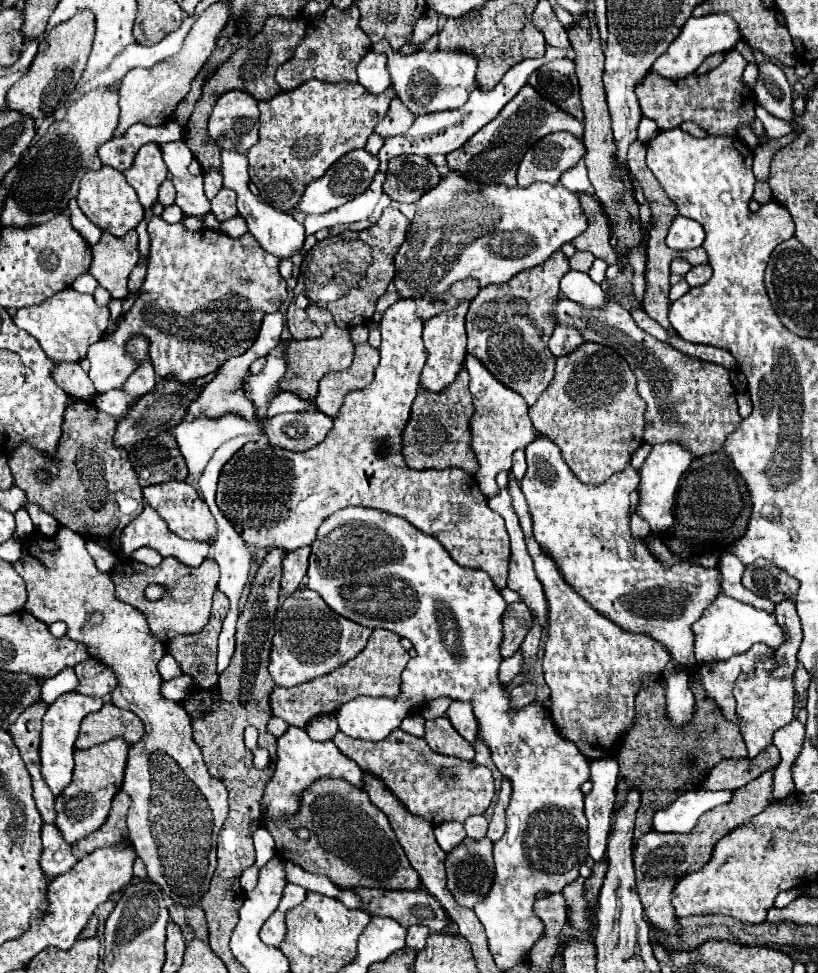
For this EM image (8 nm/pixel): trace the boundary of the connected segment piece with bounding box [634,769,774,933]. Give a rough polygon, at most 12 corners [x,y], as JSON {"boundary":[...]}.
{"boundary":[[774,769],[704,813],[686,834],[650,831],[634,849],[650,925],[676,931],[676,881],[772,797]]}

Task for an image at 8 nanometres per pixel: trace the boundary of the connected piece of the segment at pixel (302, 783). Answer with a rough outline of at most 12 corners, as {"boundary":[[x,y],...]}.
{"boundary":[[290,727],[264,789],[264,819],[296,813],[318,777],[362,785],[332,741]]}

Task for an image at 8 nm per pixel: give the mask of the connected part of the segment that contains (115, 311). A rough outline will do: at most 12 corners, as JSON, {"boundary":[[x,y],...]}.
{"boundary":[[113,299],[109,305],[110,327],[106,335],[114,333],[120,318],[123,299]]}

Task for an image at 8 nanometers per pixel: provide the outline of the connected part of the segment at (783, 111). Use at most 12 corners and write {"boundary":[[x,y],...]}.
{"boundary":[[760,65],[754,93],[770,115],[792,119],[790,85],[778,65]]}

